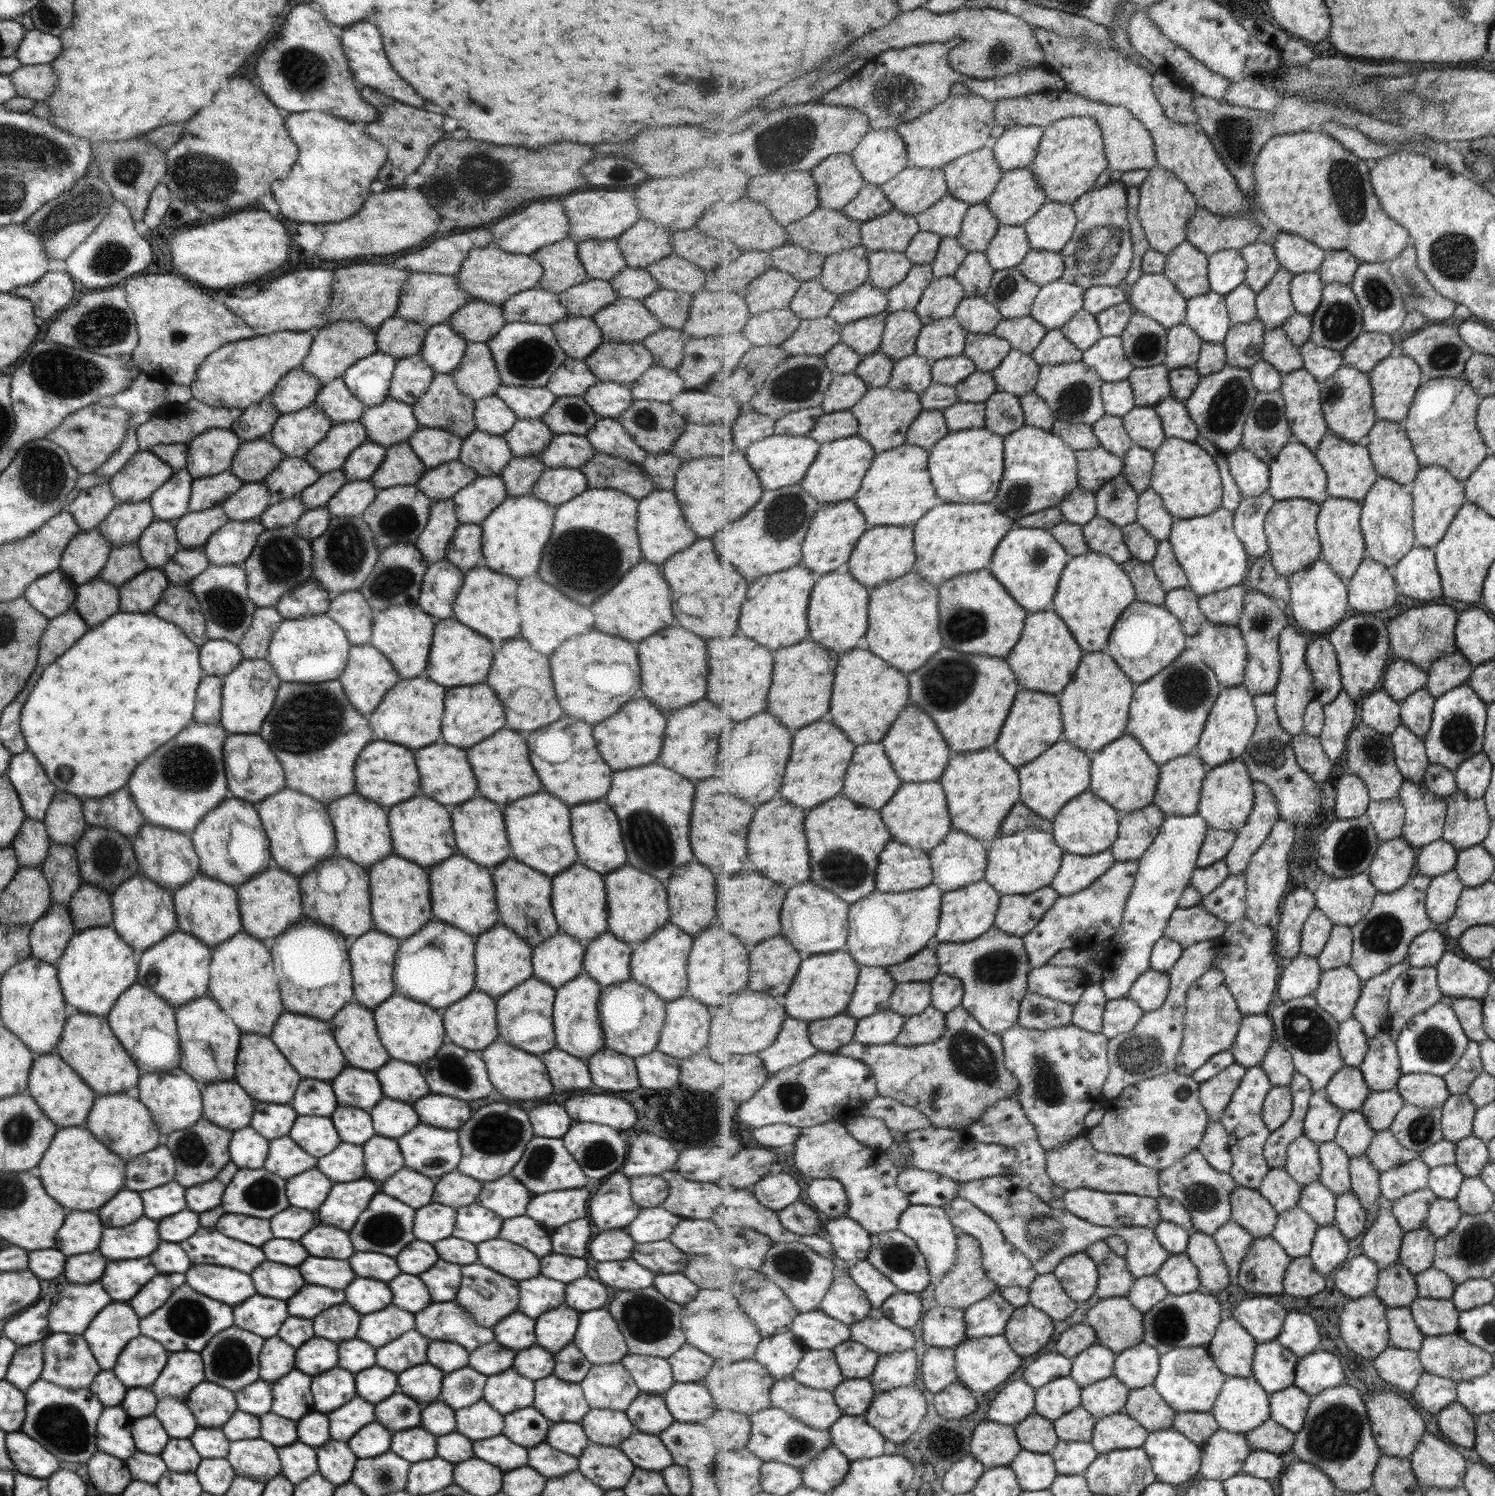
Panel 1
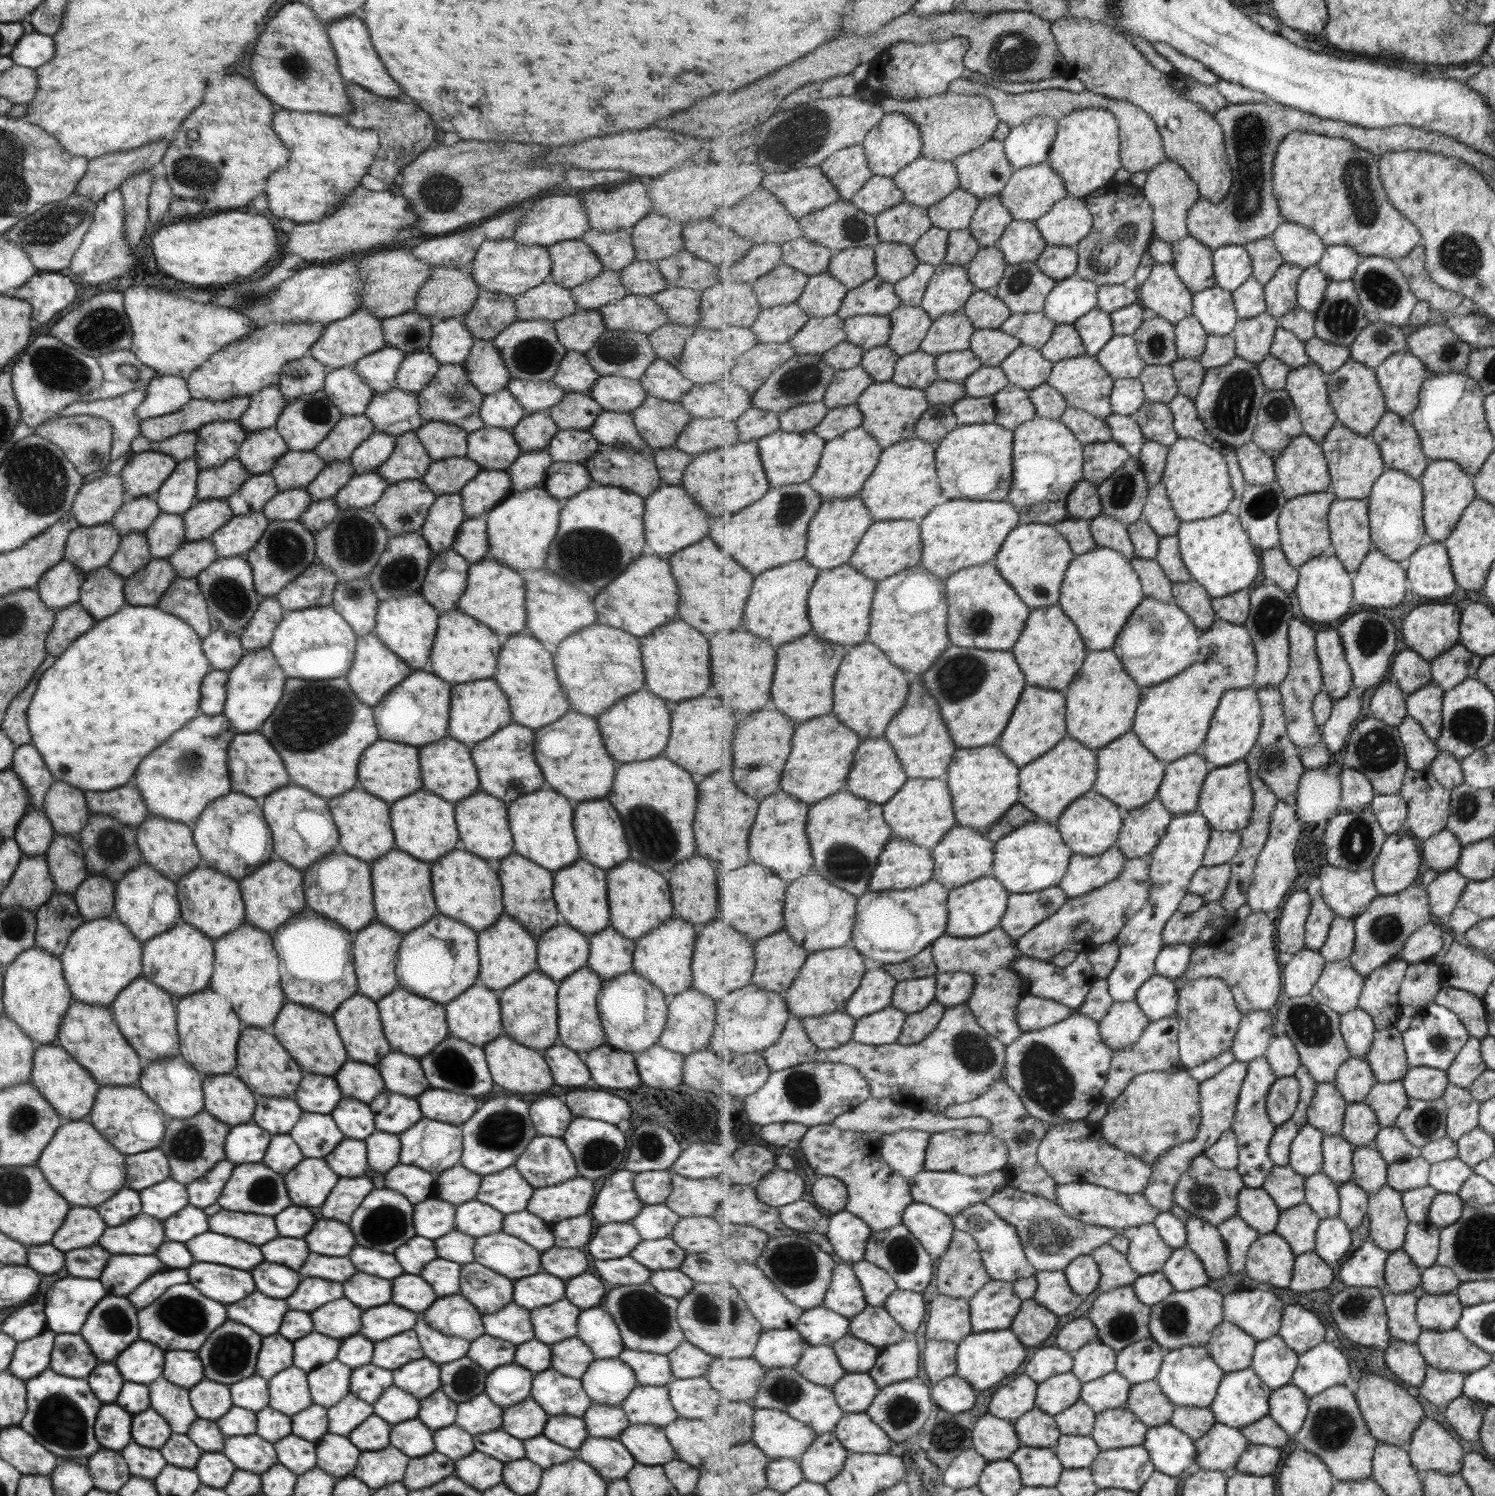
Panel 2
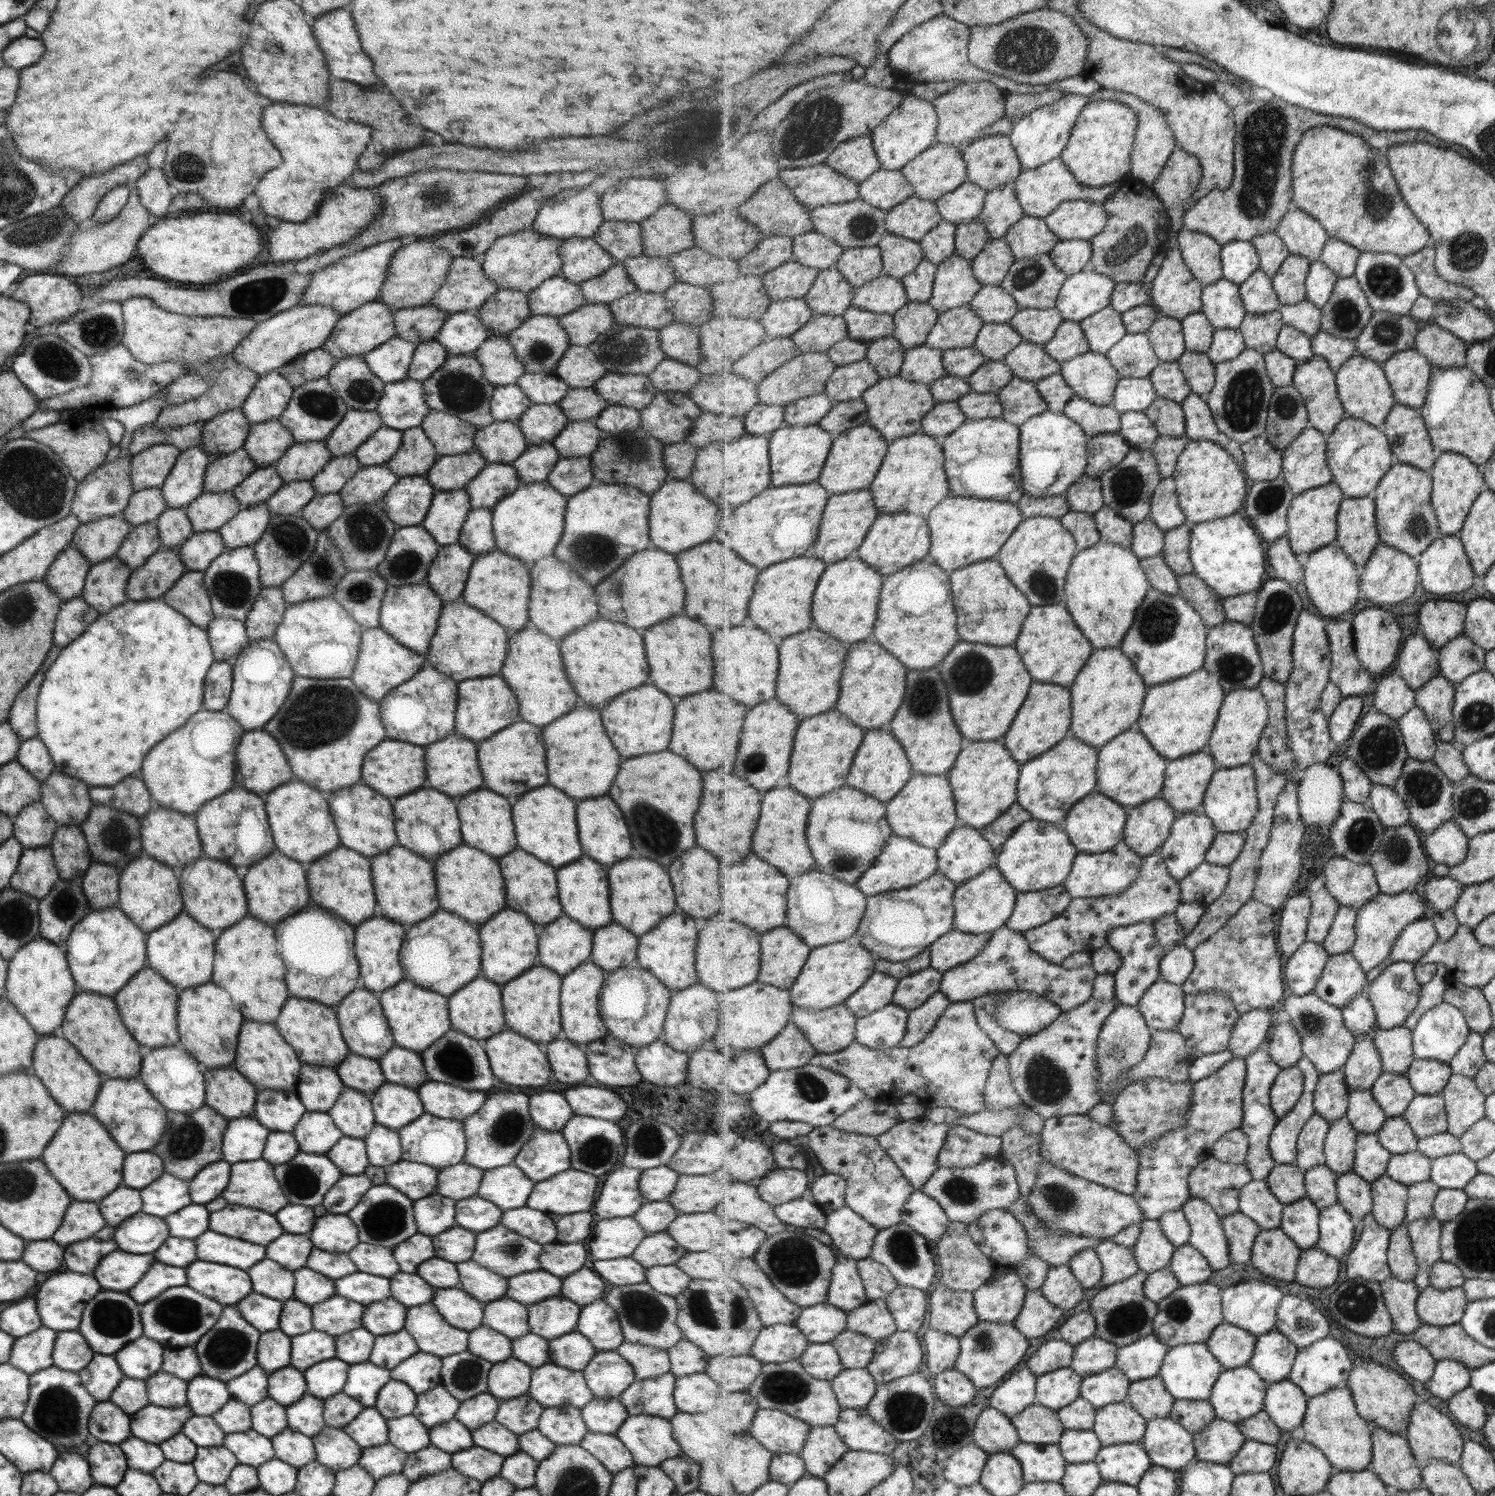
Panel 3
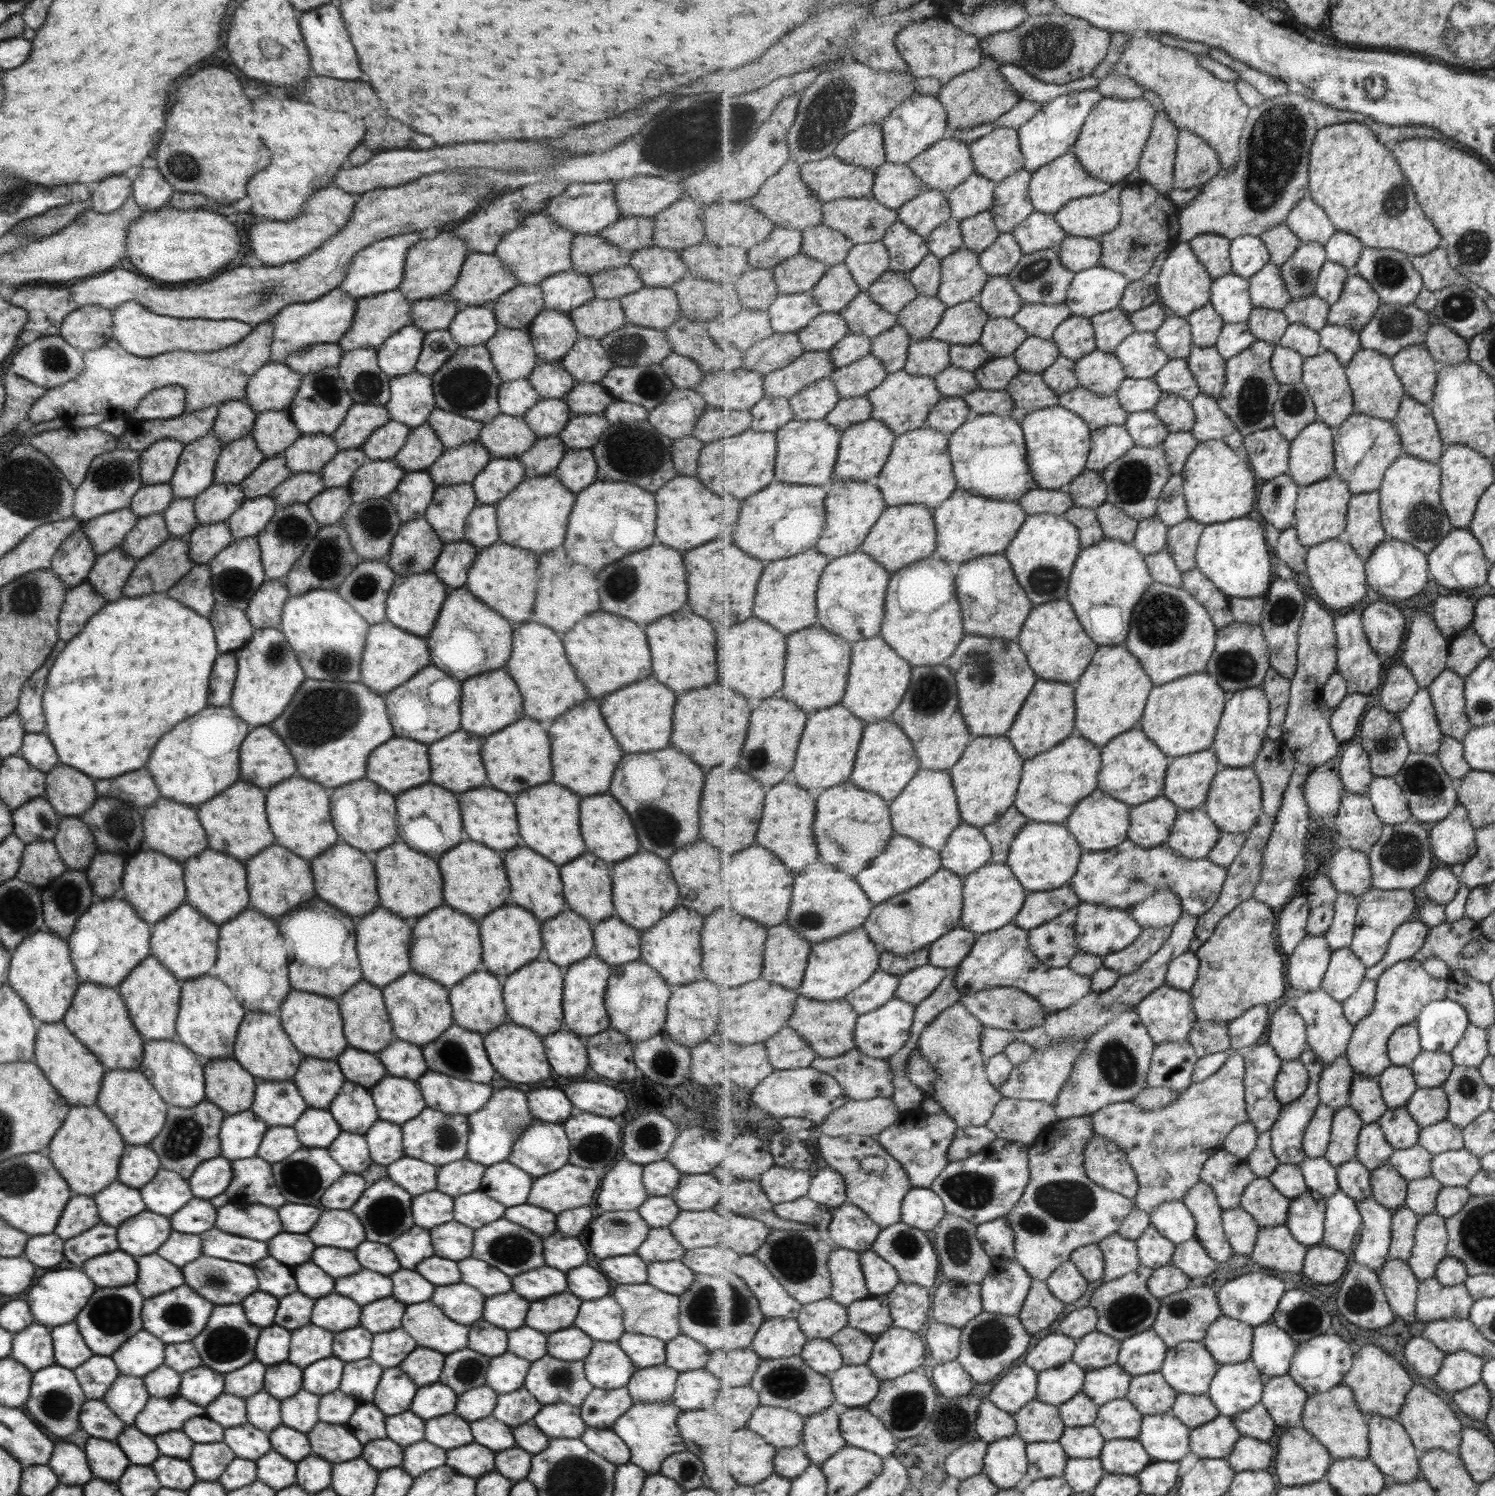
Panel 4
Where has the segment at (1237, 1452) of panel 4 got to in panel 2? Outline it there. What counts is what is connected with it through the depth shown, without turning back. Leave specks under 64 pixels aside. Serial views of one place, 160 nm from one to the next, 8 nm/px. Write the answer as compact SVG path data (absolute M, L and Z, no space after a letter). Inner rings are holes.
M1250 1443L1234 1471L1269 1476L1279 1468L1281 1458L1281 1448Z

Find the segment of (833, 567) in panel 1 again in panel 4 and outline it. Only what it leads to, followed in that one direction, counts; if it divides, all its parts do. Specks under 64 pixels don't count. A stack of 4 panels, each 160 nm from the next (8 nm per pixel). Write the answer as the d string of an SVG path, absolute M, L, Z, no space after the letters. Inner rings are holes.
M856 480L832 481L826 486L826 529L819 539L817 546L819 552L826 554L830 559L847 556L860 550L866 541L875 523L882 517L888 507L883 491L878 486L873 486L869 481L857 482Z

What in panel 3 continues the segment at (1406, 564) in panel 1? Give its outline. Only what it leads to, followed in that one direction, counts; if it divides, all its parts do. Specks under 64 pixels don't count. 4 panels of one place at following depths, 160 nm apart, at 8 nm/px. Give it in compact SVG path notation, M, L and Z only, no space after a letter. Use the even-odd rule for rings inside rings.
M1444 534L1443 538L1438 538L1423 554L1420 554L1417 561L1421 585L1433 595L1449 596L1449 594L1457 594L1457 592L1463 592L1463 590L1467 590L1475 584L1477 573L1475 573L1471 559L1466 553L1465 545L1458 534Z

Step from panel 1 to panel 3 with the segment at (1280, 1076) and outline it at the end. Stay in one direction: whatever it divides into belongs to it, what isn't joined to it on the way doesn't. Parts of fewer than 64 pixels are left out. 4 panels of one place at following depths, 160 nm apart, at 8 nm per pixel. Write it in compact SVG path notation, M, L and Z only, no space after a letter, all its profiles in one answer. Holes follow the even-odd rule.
M1290 1021L1276 1025L1269 1047L1271 1057L1282 1069L1295 1067L1304 1058L1301 1035Z

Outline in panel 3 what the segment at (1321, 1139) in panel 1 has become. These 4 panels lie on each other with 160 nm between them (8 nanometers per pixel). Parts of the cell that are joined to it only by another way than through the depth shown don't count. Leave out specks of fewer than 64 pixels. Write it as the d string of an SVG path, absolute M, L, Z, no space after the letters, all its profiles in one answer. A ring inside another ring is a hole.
M1345 1070L1323 1075L1315 1092L1316 1113L1325 1117L1330 1124L1345 1117L1350 1104L1350 1092Z

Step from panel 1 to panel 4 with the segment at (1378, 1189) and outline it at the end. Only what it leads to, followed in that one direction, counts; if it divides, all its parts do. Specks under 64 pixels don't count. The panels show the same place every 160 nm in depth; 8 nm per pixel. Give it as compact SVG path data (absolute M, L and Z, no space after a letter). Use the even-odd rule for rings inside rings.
M1379 1122L1366 1124L1358 1139L1358 1160L1371 1172L1383 1166L1396 1148L1387 1141L1383 1128Z

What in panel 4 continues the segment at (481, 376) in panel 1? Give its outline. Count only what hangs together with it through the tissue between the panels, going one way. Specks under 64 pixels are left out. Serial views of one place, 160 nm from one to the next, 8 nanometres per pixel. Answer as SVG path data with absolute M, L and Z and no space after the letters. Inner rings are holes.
M498 326L483 344L492 367L502 382L527 379L537 364L537 358L524 329Z

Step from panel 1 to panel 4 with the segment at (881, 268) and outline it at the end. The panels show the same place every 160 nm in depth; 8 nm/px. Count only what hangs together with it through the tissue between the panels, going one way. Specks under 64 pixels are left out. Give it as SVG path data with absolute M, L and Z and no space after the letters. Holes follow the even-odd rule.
M900 220L888 230L883 242L890 251L890 270L895 272L912 271L930 253L927 238Z

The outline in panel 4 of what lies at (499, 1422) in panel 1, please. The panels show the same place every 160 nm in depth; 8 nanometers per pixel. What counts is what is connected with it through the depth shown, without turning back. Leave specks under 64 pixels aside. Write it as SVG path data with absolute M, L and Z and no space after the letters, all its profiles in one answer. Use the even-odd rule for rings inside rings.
M488 1386L467 1390L457 1397L454 1413L468 1423L481 1420L492 1413L497 1394Z

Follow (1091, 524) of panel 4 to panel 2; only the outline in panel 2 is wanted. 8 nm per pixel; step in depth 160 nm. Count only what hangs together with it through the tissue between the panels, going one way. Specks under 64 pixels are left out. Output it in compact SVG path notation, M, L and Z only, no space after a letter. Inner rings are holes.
M1067 518L1054 527L1070 542L1076 555L1085 554L1098 547L1091 532L1091 519Z

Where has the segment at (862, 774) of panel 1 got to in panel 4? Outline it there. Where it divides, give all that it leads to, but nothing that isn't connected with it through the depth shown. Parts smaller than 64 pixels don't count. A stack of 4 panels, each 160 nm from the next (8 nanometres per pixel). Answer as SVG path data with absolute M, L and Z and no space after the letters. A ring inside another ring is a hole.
M890 719L869 723L863 733L850 782L863 790L880 794L892 802L906 789L920 769L918 751L902 726Z

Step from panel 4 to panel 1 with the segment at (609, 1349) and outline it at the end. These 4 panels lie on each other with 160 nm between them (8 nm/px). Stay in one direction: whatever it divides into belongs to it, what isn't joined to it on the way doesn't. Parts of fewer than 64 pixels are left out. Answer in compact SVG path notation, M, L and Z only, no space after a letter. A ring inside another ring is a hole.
M621 1363L593 1364L578 1383L590 1409L625 1412L638 1388Z

